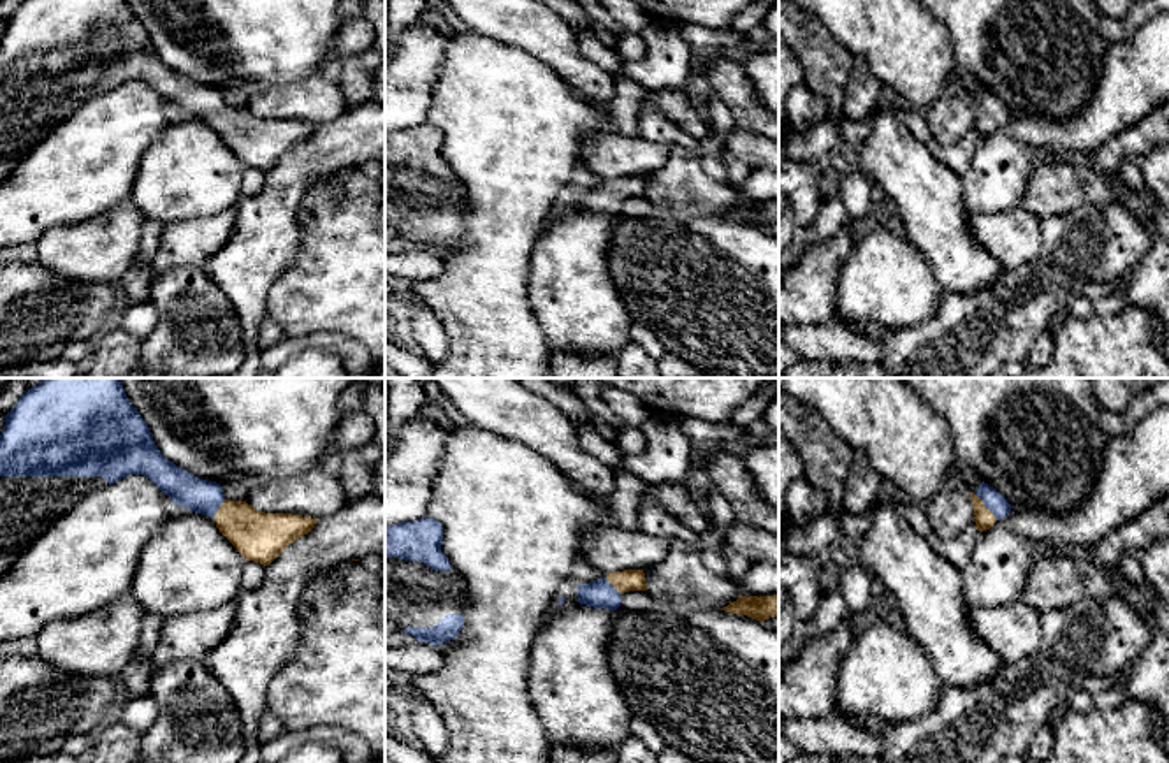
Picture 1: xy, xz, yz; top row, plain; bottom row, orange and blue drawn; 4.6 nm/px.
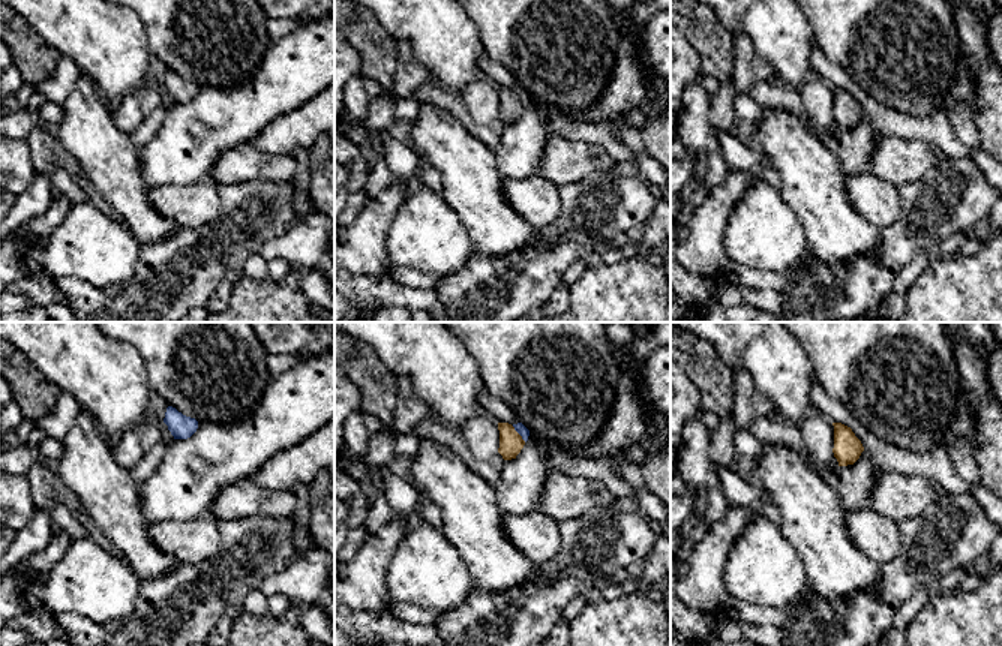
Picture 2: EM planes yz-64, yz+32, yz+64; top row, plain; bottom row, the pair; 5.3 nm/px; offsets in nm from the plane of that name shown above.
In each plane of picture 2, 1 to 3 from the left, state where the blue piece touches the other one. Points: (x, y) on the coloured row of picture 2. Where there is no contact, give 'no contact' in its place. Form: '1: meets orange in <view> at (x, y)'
1: no contact
2: meets orange in yz+32 at (518, 433)
3: no contact

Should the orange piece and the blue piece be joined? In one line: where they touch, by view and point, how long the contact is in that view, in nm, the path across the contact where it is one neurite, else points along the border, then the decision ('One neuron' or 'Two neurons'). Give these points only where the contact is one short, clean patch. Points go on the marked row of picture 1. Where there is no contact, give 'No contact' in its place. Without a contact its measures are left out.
Touches orange at yz (985, 507). Shared border 170 nm. Path across: yz (985, 519), (985, 507), (994, 501). One neuron

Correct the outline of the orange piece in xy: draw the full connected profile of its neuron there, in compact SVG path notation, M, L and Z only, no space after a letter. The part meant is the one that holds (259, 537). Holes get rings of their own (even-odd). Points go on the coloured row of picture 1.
M44 378L5 415L0 434L0 573L11 568L37 536L84 496L128 475L148 476L174 505L213 517L220 533L246 561L271 564L318 519L265 513L246 501L230 501L221 485L200 480L167 461L148 424L128 401L121 378Z

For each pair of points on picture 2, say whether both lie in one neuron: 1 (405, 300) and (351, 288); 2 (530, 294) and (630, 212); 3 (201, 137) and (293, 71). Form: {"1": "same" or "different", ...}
{"1": "same", "2": "same", "3": "same"}

